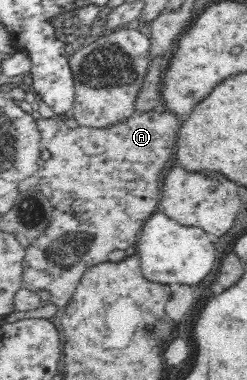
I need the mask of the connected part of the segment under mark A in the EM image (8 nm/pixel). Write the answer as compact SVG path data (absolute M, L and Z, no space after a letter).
M139 111L115 126L90 127L79 125L69 128L65 121L53 116L36 120L42 148L49 150L51 157L41 163L35 176L40 192L49 200L53 208L52 219L47 230L34 244L26 249L23 266L24 287L32 290L47 290L51 293L51 303L57 307L67 306L75 294L75 288L83 274L93 266L107 262L109 254L115 250L127 250L136 244L137 234L141 232L147 218L159 208L163 170L173 156L182 119L170 111Z

